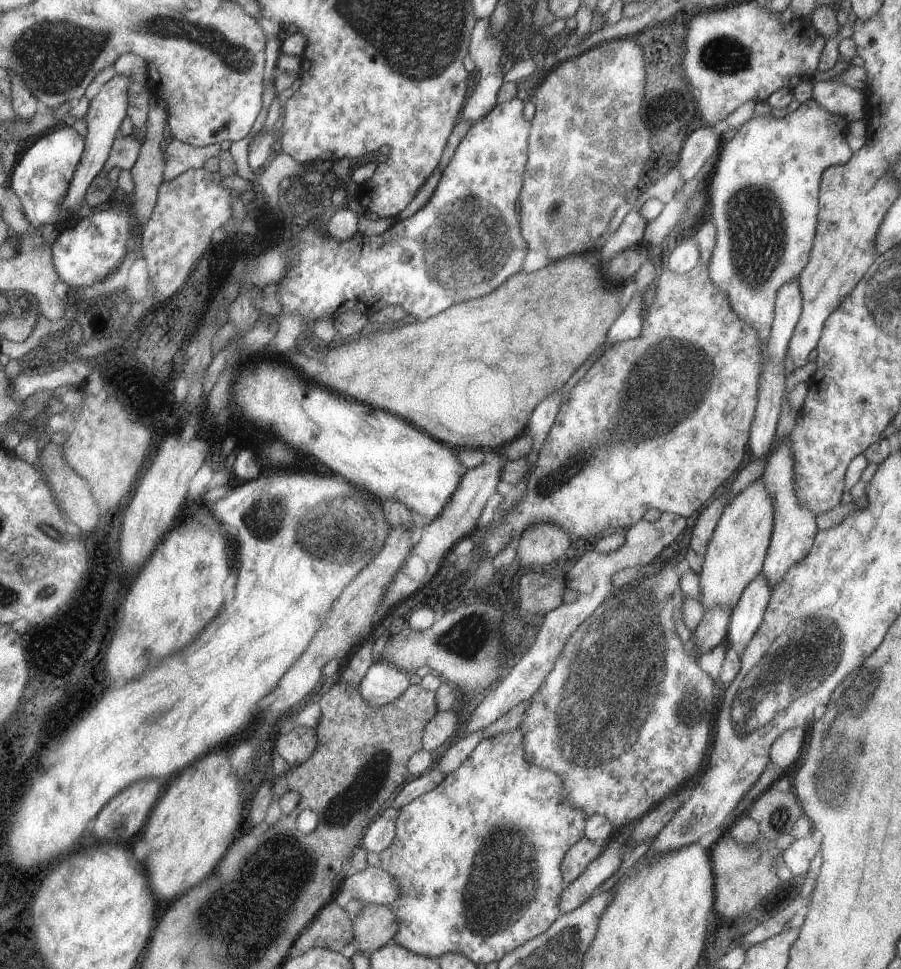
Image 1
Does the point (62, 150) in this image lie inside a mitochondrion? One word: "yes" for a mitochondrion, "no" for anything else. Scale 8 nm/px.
no

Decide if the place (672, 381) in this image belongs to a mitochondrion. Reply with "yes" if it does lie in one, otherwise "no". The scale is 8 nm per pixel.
yes

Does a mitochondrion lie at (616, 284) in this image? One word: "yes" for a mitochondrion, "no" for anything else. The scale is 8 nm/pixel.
no

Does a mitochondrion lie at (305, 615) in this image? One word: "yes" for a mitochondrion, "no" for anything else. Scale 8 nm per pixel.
no

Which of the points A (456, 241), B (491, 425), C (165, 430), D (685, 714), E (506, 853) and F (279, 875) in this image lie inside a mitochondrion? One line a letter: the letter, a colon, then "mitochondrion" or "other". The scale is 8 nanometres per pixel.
A: mitochondrion
B: other
C: other
D: mitochondrion
E: mitochondrion
F: mitochondrion

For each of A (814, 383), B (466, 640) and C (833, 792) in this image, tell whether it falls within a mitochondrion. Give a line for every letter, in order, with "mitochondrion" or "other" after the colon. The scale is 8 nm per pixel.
A: other
B: mitochondrion
C: mitochondrion

